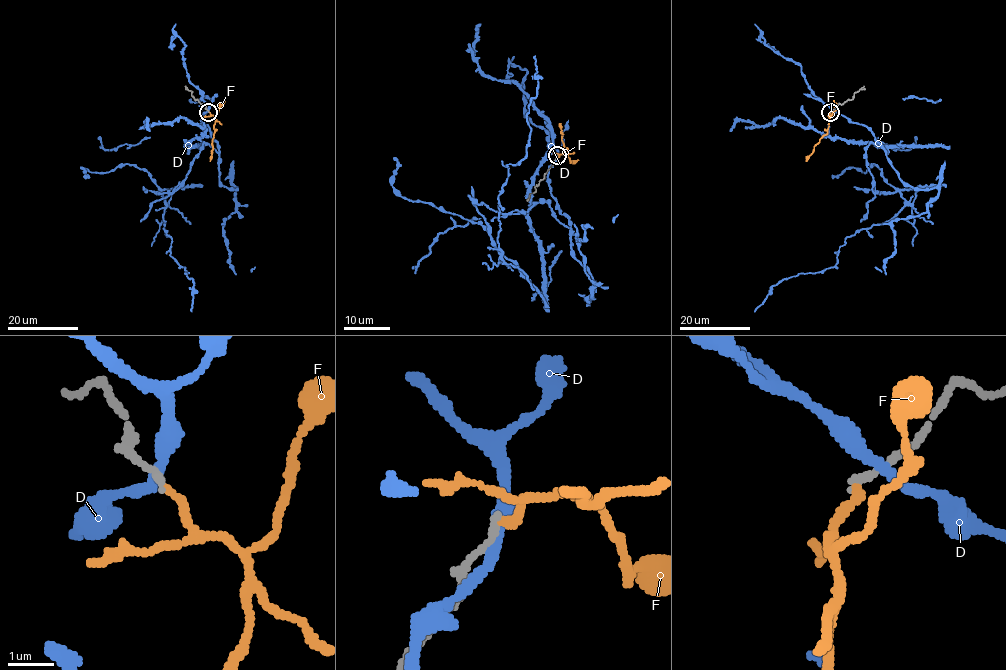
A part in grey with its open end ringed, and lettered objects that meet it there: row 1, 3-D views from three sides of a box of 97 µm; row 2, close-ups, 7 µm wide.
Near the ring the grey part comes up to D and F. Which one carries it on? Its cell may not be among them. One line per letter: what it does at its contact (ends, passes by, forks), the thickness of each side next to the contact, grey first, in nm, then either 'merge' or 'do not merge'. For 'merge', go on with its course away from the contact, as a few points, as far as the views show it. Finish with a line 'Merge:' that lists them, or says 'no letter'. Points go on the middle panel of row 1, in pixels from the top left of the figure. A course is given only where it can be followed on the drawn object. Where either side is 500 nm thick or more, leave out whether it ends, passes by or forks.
D: it passes by | 200/240 nm | do not merge
F: it ends | 150/180 nm | do not merge
Merge: no letter

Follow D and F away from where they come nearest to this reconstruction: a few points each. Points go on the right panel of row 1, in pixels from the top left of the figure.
D: (833, 110), (885, 151), (866, 153), (876, 193), (905, 205), (754, 312)
F: (830, 111), (827, 133), (806, 161)

